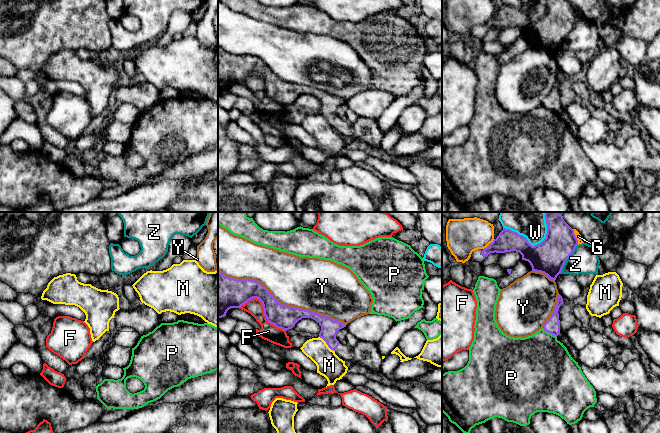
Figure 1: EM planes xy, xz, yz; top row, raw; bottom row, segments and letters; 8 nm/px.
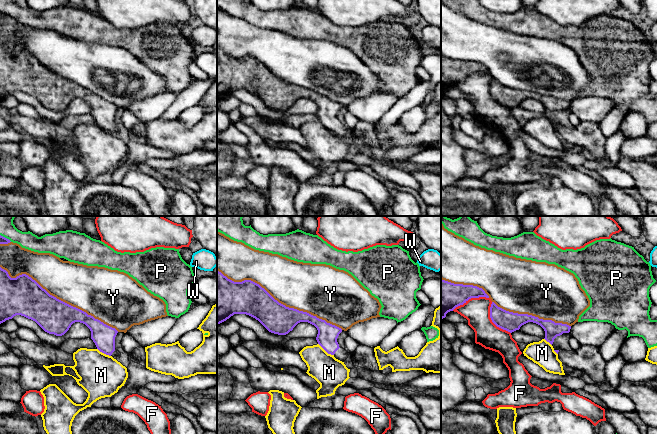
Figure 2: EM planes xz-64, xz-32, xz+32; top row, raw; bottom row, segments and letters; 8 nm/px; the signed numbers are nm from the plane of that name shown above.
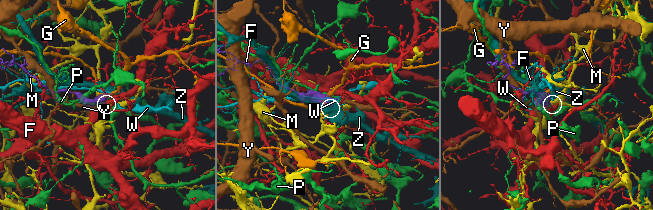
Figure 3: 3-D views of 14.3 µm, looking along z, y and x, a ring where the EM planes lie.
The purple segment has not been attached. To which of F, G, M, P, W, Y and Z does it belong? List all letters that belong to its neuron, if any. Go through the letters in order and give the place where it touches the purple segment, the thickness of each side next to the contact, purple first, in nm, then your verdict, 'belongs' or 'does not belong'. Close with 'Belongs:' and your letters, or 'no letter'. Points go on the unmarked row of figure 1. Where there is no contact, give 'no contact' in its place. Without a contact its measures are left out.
F: meets purple in xz at (263, 84); 220 nm thick on the purple side, 140 nm on the other; does not belong
G: meets purple in yz at (575, 13); 260 nm thick on the purple side, 50 nm on the other; does not belong
M: meets purple in xz at (326, 119); 140 nm thick on the purple side, 200 nm on the other; does not belong
P: meets purple in yz at (549, 108); 120 nm thick on the purple side, 440 nm on the other; does not belong
W: meets purple in yz at (526, 15); 260 nm thick on the purple side, 160 nm on the other; does not belong
Y: meets purple in xz at (282, 80); 190 nm thick on the purple side, 420 nm on the other; does not belong
Z: meets purple in yz at (567, 34); 260 nm thick on the purple side, 220 nm on the other; does not belong
Belongs: no letter

